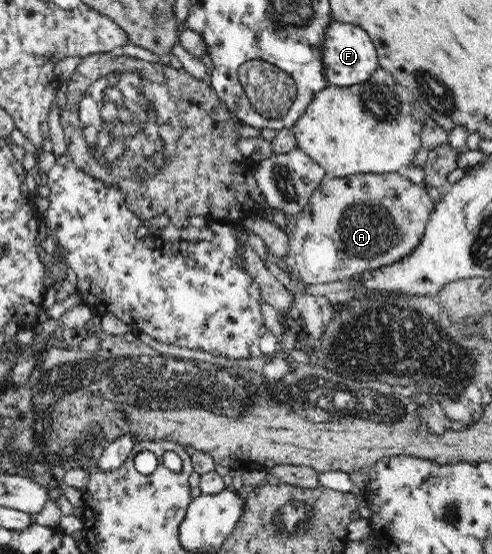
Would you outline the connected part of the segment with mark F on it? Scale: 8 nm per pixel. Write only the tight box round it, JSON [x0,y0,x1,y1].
[321,19,378,87]

